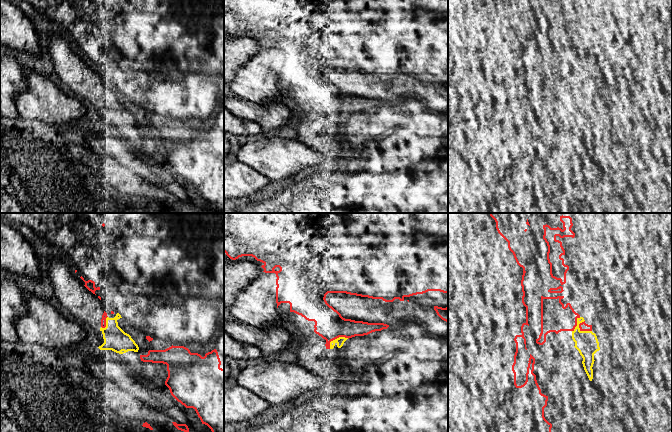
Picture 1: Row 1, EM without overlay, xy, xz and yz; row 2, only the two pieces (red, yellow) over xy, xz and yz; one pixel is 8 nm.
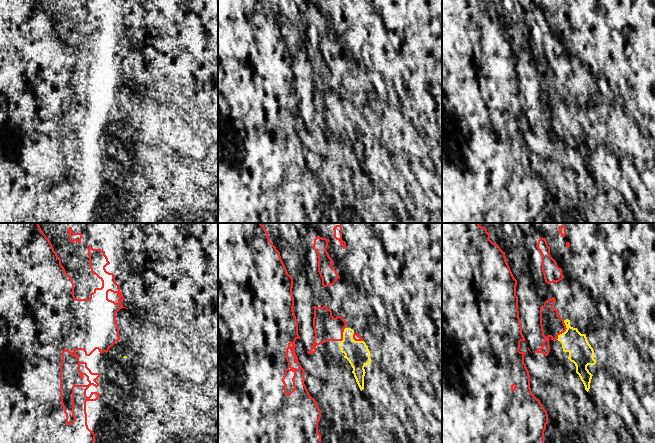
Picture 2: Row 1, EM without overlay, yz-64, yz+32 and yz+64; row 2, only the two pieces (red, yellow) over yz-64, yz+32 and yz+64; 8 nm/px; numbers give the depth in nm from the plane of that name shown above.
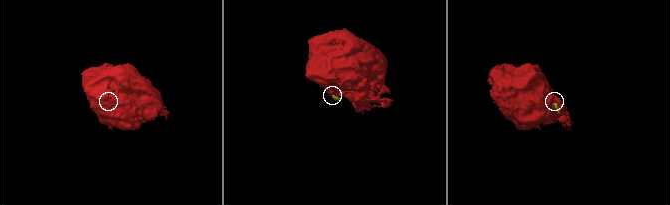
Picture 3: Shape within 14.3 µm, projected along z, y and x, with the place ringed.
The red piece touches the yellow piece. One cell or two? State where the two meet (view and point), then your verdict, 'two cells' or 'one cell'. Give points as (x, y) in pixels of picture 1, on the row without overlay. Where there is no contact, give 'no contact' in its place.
contact yz (580, 105); two cells

